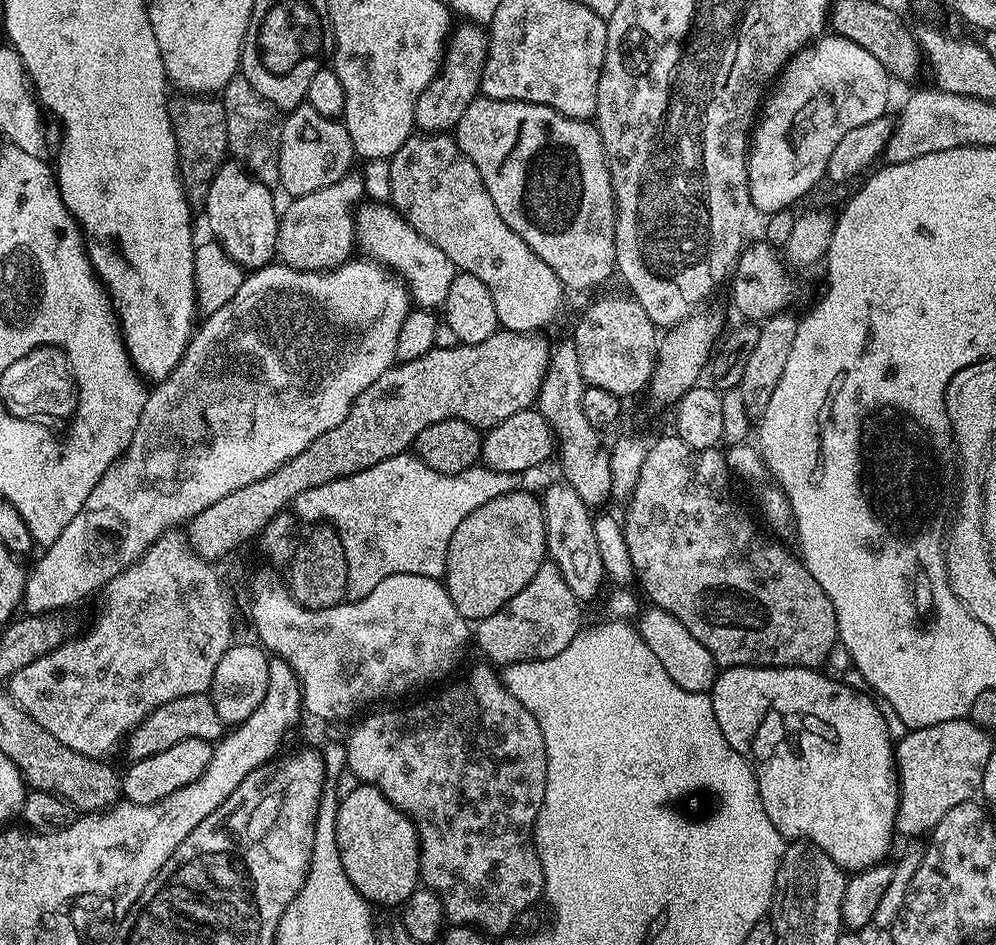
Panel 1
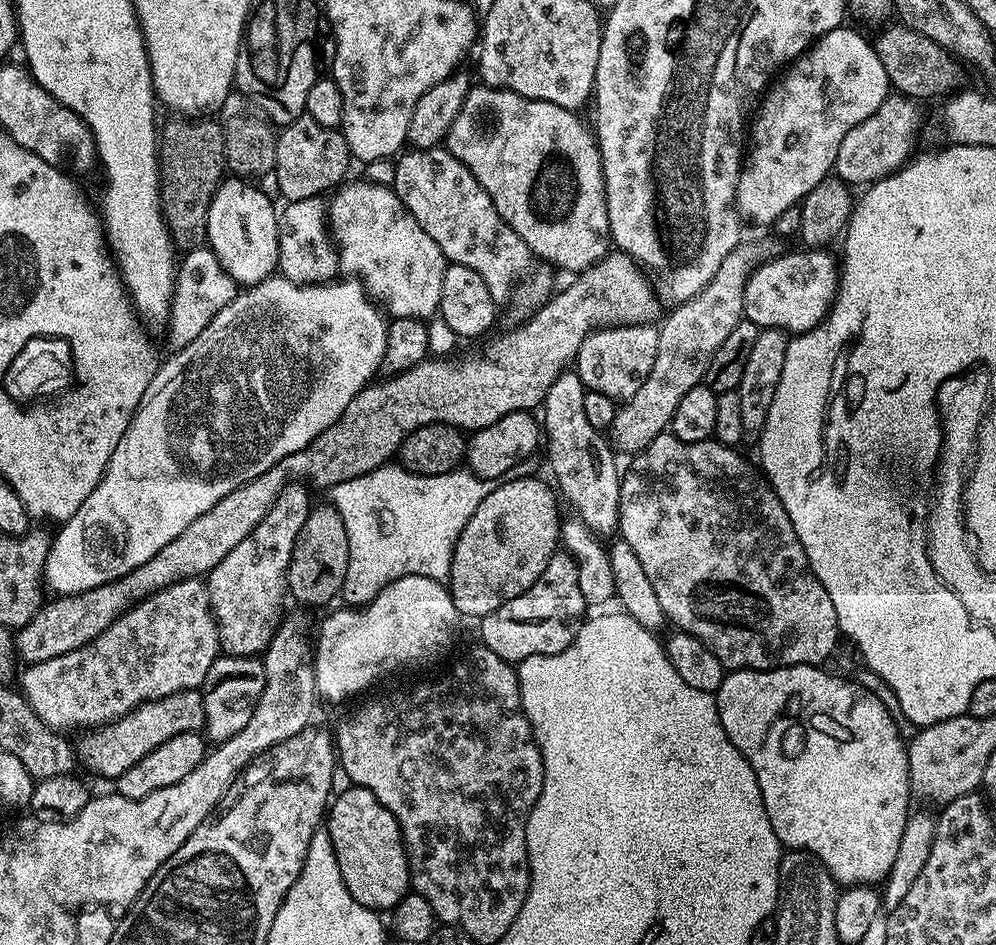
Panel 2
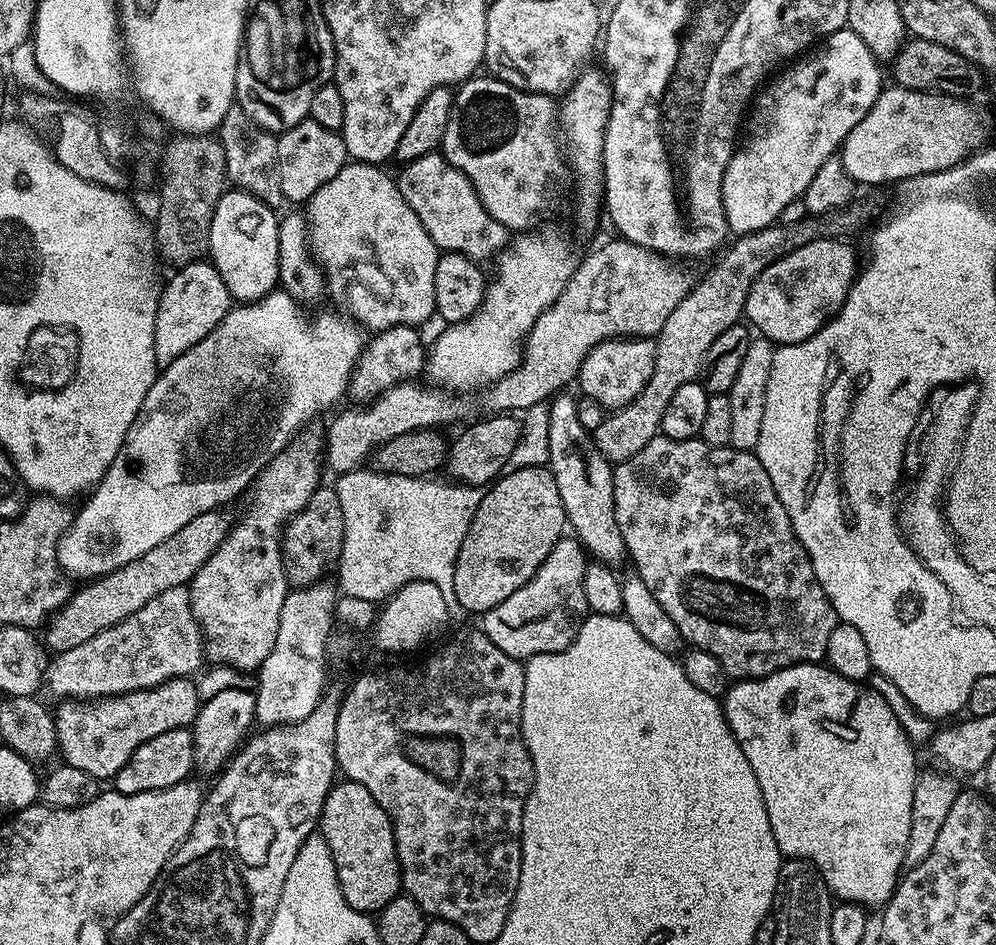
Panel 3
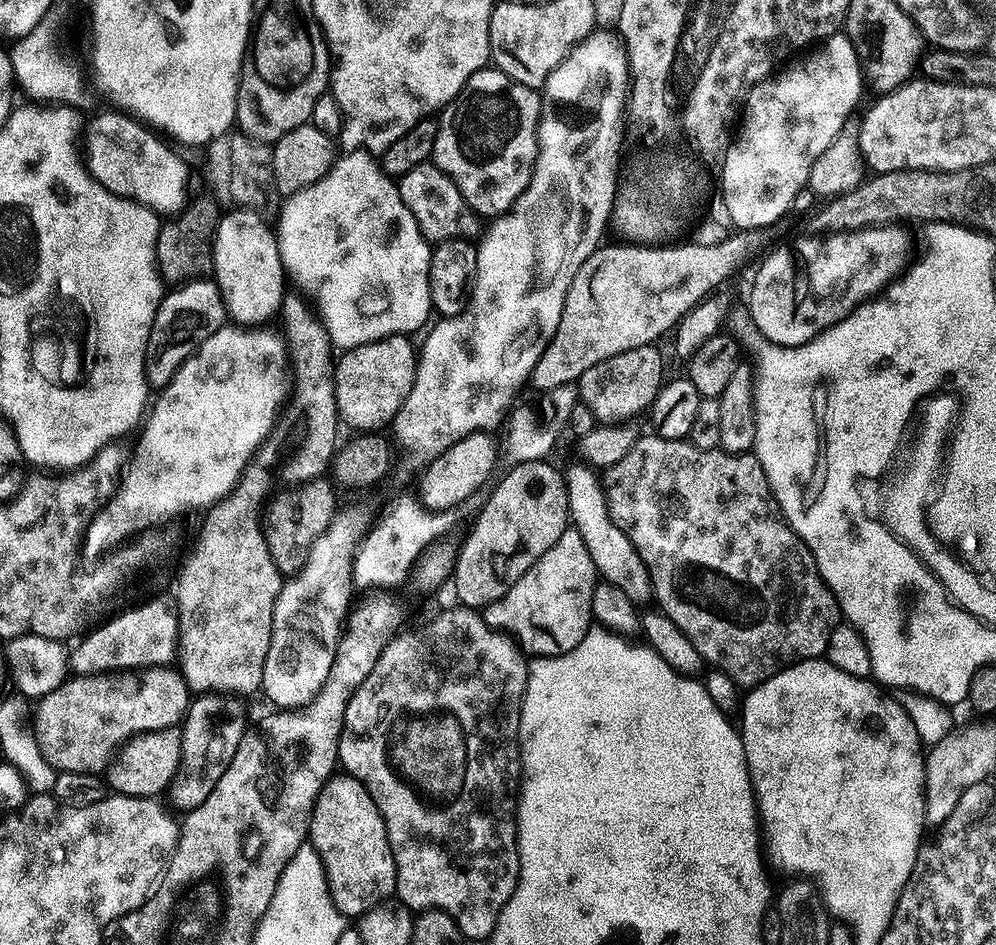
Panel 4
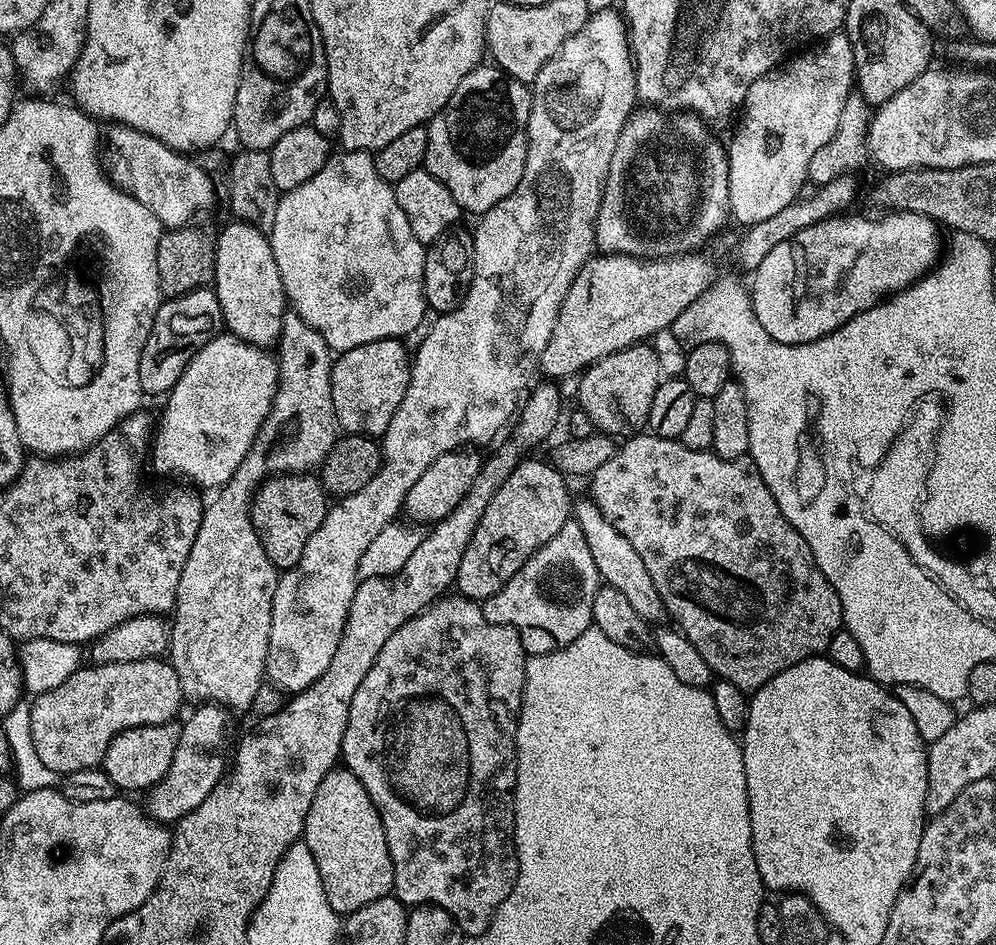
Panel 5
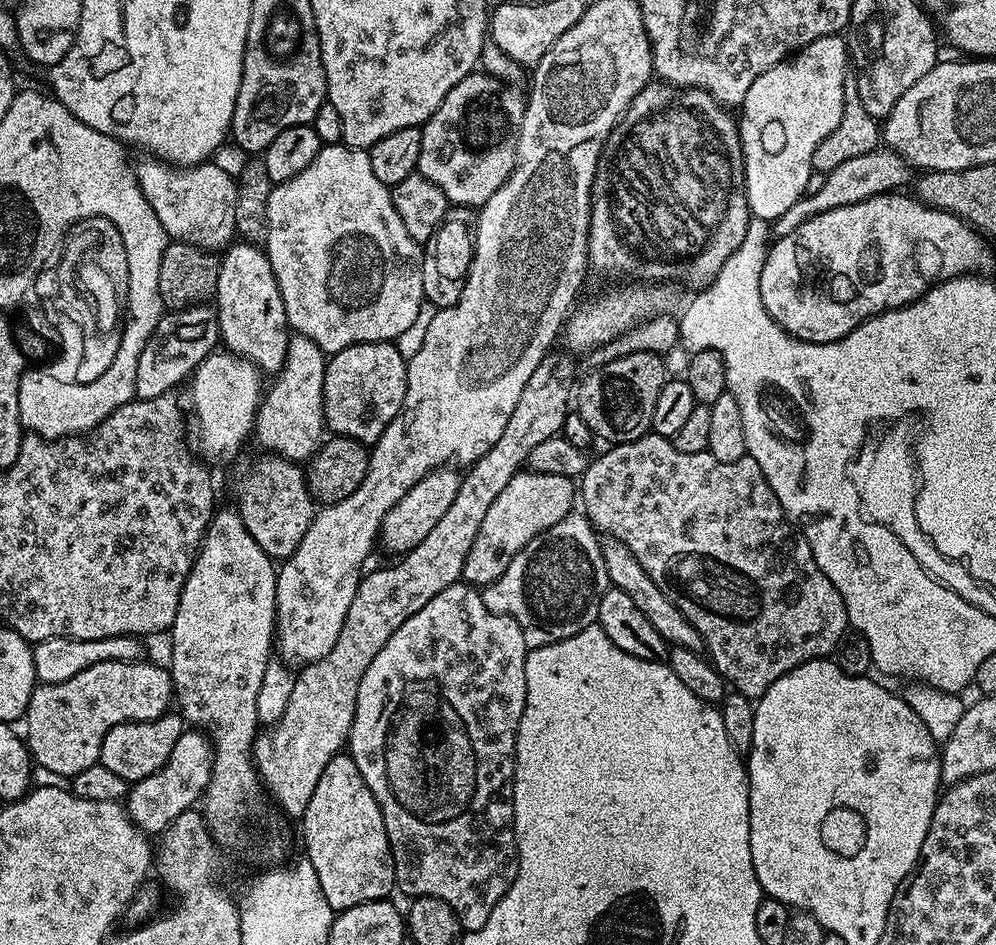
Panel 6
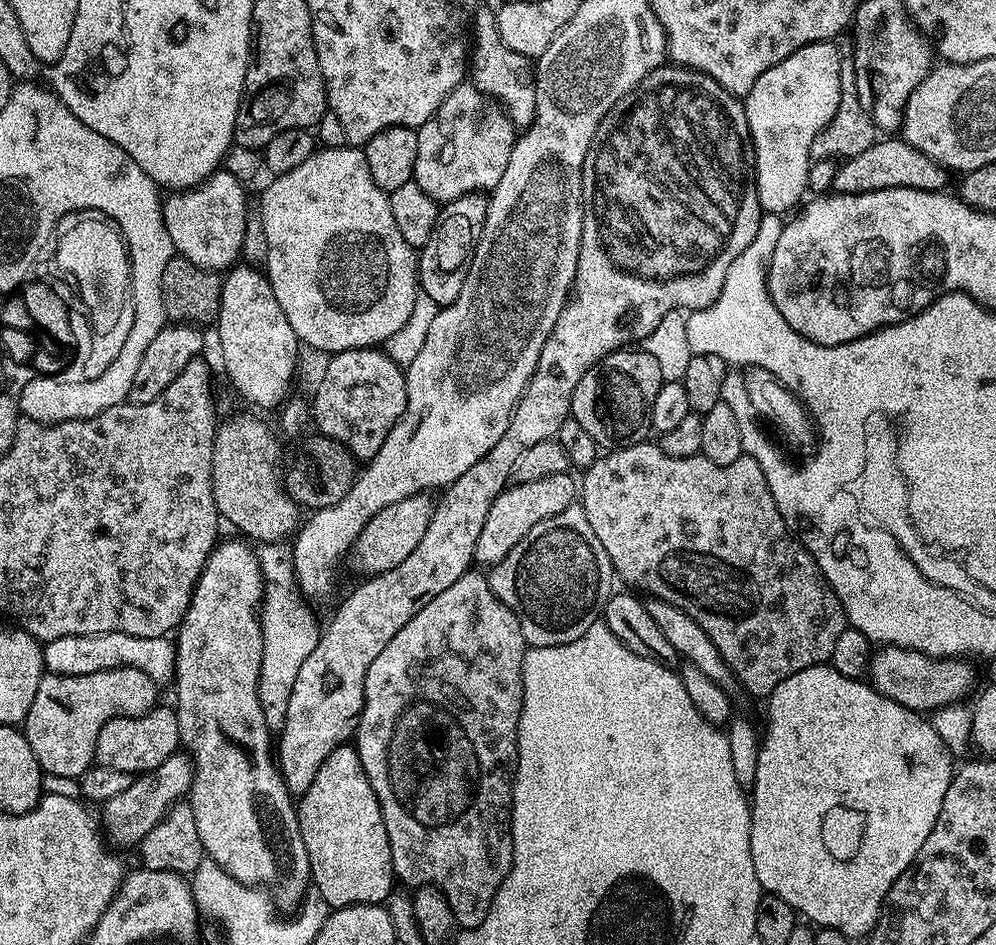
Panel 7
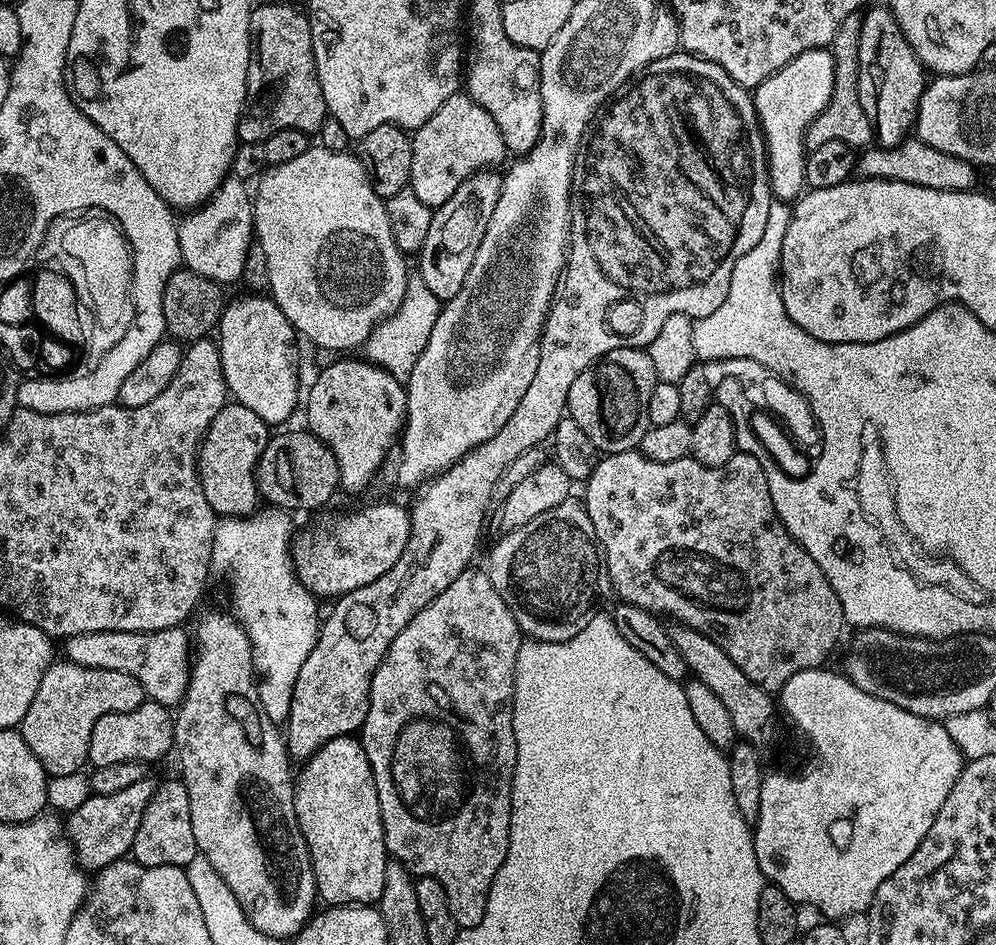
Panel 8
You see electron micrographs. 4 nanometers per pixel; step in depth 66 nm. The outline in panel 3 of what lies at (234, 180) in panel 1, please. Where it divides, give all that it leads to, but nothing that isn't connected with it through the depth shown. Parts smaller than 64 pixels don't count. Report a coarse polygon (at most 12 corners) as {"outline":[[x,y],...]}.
{"outline":[[228,190],[208,256],[233,301],[280,283],[277,213]]}

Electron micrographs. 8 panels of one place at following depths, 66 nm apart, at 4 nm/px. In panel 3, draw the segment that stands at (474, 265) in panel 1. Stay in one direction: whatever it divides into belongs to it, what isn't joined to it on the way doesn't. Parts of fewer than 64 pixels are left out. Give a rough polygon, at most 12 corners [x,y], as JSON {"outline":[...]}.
{"outline":[[439,151],[398,183],[441,253],[491,261],[509,229]]}

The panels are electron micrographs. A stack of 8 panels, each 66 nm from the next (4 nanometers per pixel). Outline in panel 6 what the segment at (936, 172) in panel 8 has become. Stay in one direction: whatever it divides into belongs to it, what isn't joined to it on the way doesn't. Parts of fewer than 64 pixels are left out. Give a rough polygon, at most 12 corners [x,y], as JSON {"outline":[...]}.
{"outline":[[887,146],[834,166],[814,194],[771,221],[779,238],[802,222],[904,190],[914,169]]}

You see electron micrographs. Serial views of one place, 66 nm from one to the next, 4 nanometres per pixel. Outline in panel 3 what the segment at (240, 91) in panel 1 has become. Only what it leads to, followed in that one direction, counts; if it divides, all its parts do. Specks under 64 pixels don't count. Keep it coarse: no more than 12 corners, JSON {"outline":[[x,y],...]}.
{"outline":[[226,110],[218,139],[227,183],[273,210],[285,203],[277,137]]}

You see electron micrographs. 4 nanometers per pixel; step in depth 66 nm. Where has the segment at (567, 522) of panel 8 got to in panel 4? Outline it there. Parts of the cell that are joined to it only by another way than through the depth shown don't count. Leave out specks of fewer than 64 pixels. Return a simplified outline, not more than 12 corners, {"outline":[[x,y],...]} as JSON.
{"outline":[[570,526],[502,598],[493,630],[529,657],[593,627],[590,550]]}

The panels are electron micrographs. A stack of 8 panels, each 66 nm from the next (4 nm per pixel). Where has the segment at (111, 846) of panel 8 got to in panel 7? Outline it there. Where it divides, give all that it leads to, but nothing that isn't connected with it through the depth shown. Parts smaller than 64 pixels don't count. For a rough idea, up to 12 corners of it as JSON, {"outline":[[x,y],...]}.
{"outline":[[177,750],[102,805],[124,844],[139,845],[192,791]]}

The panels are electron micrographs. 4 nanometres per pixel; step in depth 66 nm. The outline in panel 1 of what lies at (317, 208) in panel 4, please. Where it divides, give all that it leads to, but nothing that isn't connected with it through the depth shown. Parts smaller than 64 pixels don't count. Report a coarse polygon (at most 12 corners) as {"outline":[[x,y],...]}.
{"outline":[[395,208],[356,210],[356,243],[404,281],[443,305],[458,270]]}

